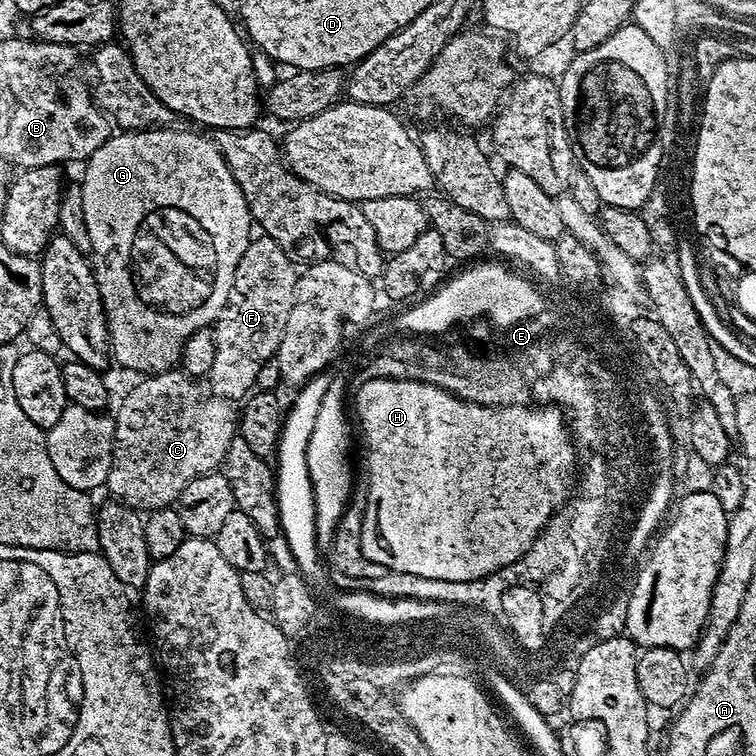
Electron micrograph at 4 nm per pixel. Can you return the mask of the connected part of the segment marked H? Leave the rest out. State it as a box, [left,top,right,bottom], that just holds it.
[356,377,577,582]

